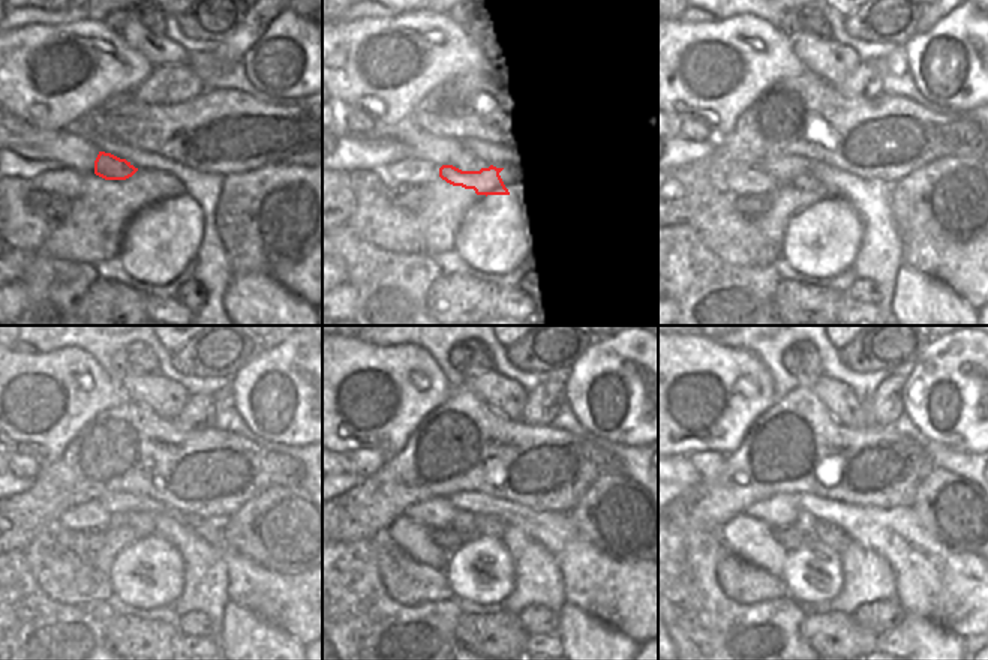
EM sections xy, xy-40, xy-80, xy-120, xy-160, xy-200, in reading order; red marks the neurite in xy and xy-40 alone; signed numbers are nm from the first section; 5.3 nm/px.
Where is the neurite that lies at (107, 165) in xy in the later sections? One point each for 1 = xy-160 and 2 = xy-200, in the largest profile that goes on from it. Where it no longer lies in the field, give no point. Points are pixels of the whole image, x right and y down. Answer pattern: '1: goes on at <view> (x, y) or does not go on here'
1: goes on at xy-160 (485, 525)
2: goes on at xy-200 (826, 533)

